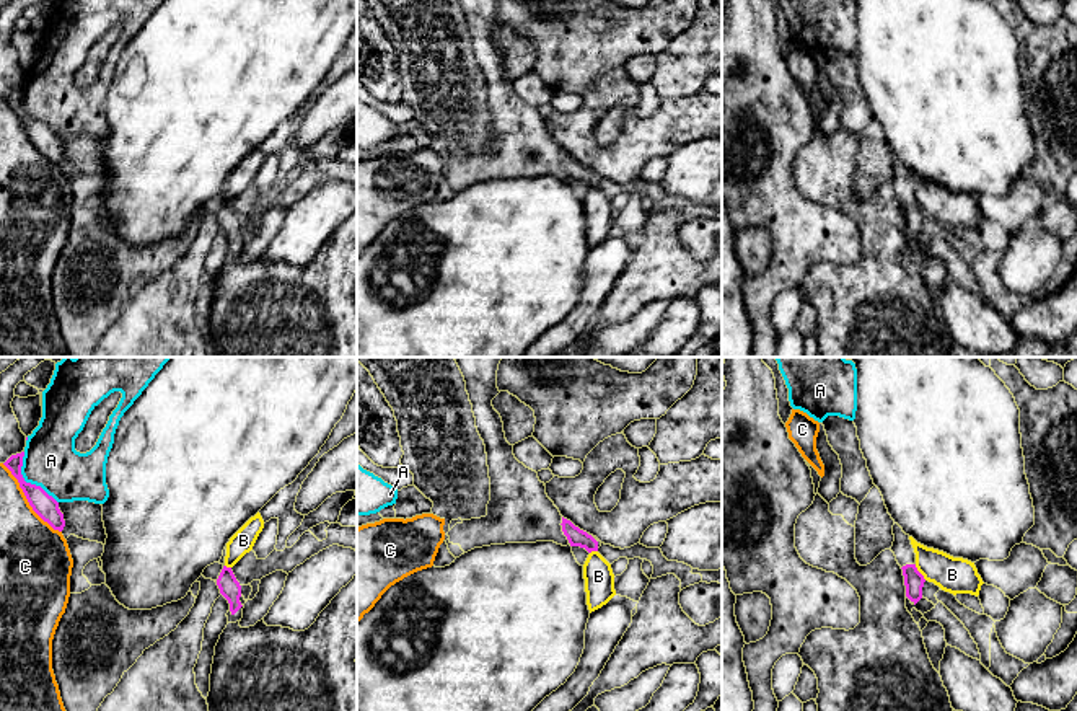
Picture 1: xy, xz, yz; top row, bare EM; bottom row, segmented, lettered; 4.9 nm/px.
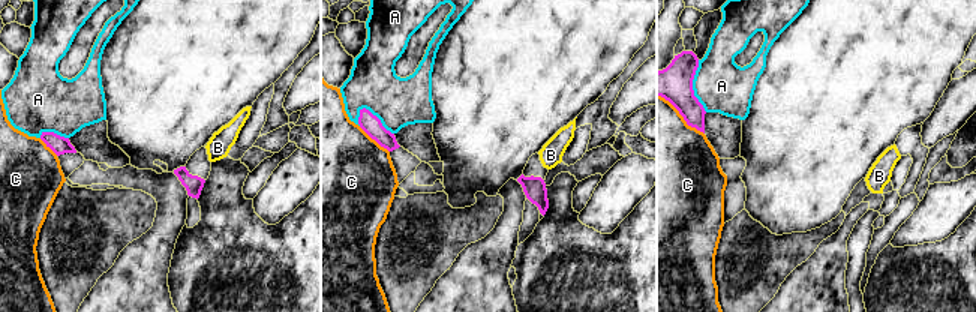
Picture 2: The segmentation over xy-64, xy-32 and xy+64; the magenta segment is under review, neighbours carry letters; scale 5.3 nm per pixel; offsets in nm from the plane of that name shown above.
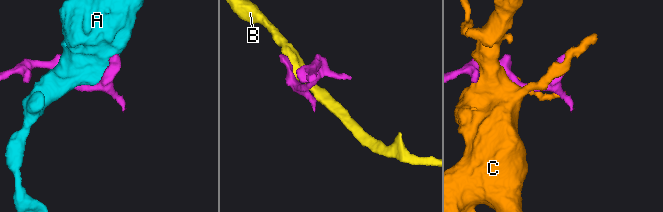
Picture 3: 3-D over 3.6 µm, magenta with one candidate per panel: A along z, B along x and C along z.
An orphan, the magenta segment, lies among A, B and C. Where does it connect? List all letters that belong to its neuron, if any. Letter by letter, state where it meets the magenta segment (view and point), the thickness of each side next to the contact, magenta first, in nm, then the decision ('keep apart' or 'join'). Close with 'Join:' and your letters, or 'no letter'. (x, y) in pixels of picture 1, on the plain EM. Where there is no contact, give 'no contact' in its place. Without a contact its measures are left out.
A: xy (28, 118) | 110/260 nm | keep apart
B: yz (919, 207) | 100/180 nm | keep apart
C: xy (28, 136) | 110/320 nm | keep apart
Join: no letter

